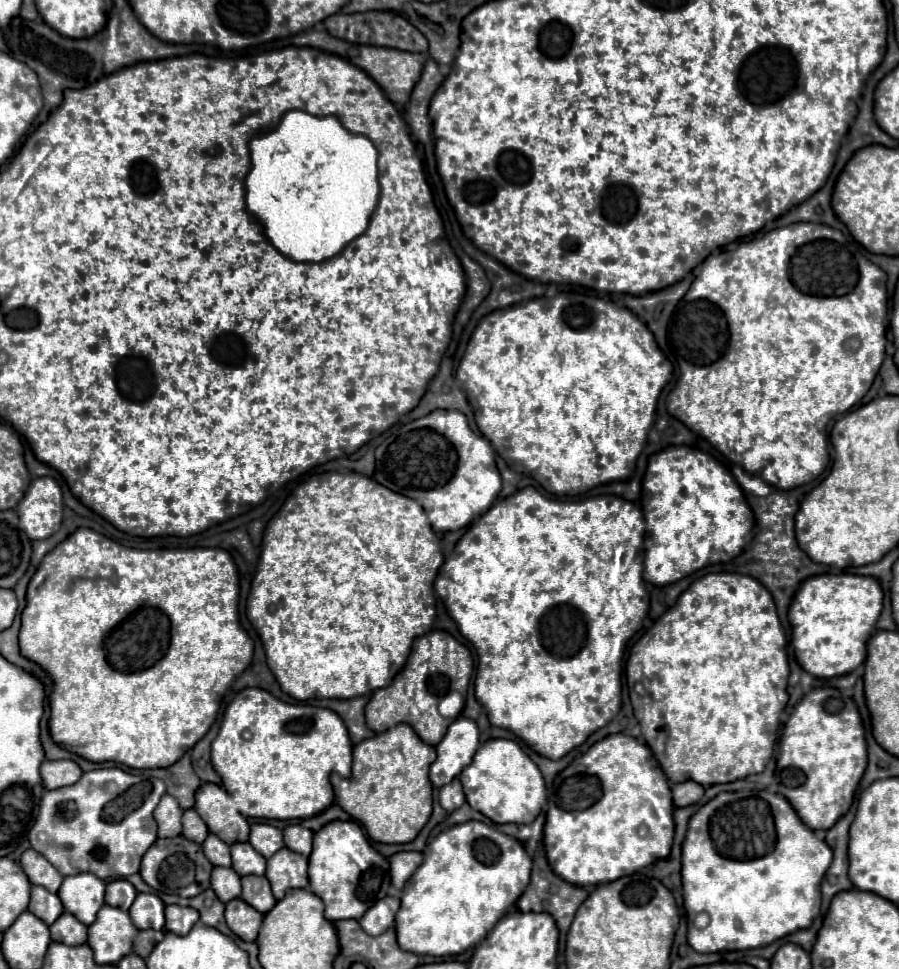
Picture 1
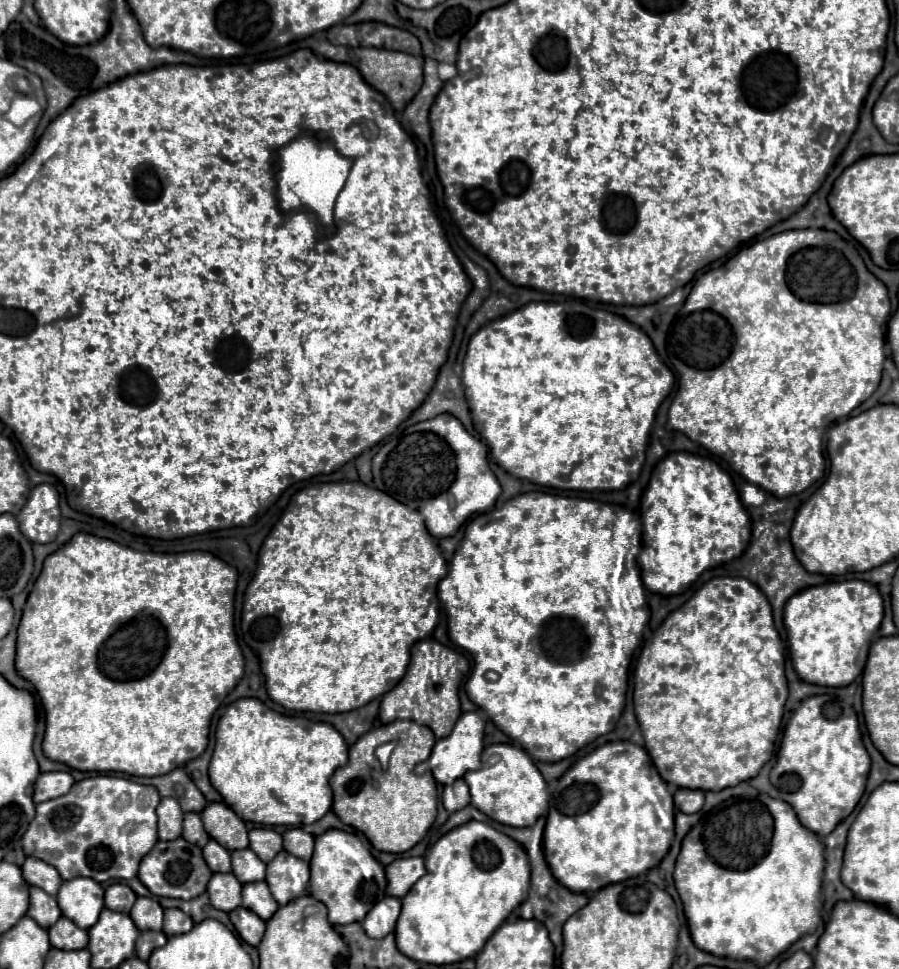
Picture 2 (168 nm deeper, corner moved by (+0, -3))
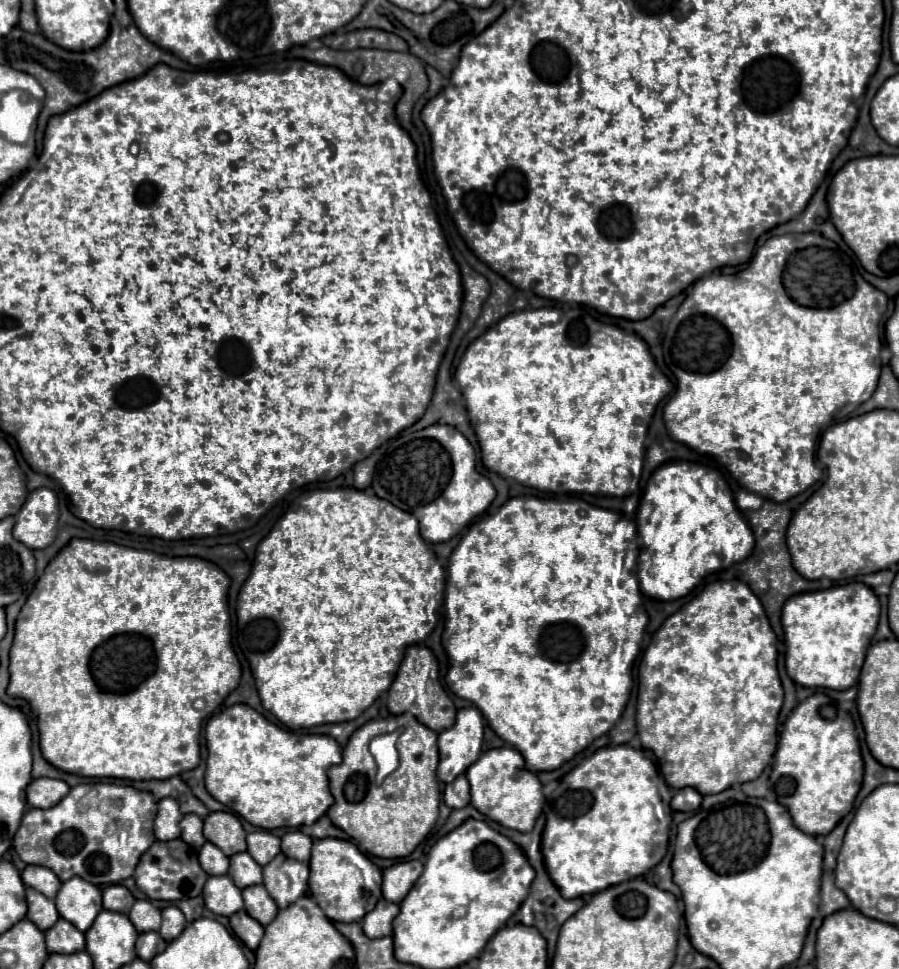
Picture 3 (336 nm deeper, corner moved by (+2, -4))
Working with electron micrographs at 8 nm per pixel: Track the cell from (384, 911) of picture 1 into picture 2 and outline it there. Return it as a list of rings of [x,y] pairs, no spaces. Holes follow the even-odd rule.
[[[385,897],[383,901],[379,901],[379,905],[375,905],[375,909],[371,909],[371,913],[367,913],[363,921],[365,933],[377,939],[389,935],[395,929],[399,913],[401,913],[401,901],[397,897]]]

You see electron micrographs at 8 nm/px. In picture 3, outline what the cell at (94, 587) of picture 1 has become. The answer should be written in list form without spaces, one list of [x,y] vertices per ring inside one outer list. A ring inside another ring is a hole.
[[[73,538],[45,568],[43,576],[31,590],[25,606],[17,616],[15,640],[11,646],[11,682],[9,694],[29,700],[31,708],[37,712],[39,734],[41,734],[41,754],[43,758],[71,774],[87,778],[127,778],[127,780],[165,780],[191,770],[199,764],[199,736],[203,720],[213,714],[221,702],[233,692],[241,678],[241,662],[231,648],[229,634],[229,612],[227,612],[227,590],[231,578],[219,570],[213,562],[201,558],[165,558],[149,550],[125,548],[113,542],[93,542],[83,538]],[[195,700],[205,700],[205,708],[193,708]]]

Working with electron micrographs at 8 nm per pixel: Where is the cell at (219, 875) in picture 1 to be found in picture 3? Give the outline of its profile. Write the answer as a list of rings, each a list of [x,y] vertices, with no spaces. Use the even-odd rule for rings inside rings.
[[[227,874],[209,876],[203,890],[203,898],[205,898],[205,906],[219,916],[231,916],[243,908],[241,890]]]

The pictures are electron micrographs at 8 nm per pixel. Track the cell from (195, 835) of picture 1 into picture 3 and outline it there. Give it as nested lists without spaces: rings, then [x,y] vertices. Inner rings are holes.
[[[185,814],[181,820],[181,840],[193,846],[193,850],[199,850],[207,840],[203,836],[203,820],[197,814]]]

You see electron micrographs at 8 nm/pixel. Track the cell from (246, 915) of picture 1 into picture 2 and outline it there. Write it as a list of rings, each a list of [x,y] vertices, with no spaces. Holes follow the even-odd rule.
[[[243,907],[233,909],[229,913],[229,919],[243,941],[247,941],[253,947],[259,945],[259,941],[263,939],[263,933],[265,933],[265,921],[263,919],[255,917],[255,913],[251,913],[249,909],[243,909]]]

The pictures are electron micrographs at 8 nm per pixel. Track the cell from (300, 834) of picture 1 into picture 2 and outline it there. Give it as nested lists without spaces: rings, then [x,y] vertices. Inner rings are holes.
[[[287,829],[283,833],[283,847],[287,849],[287,853],[309,861],[313,855],[313,835],[305,833],[303,829]]]

